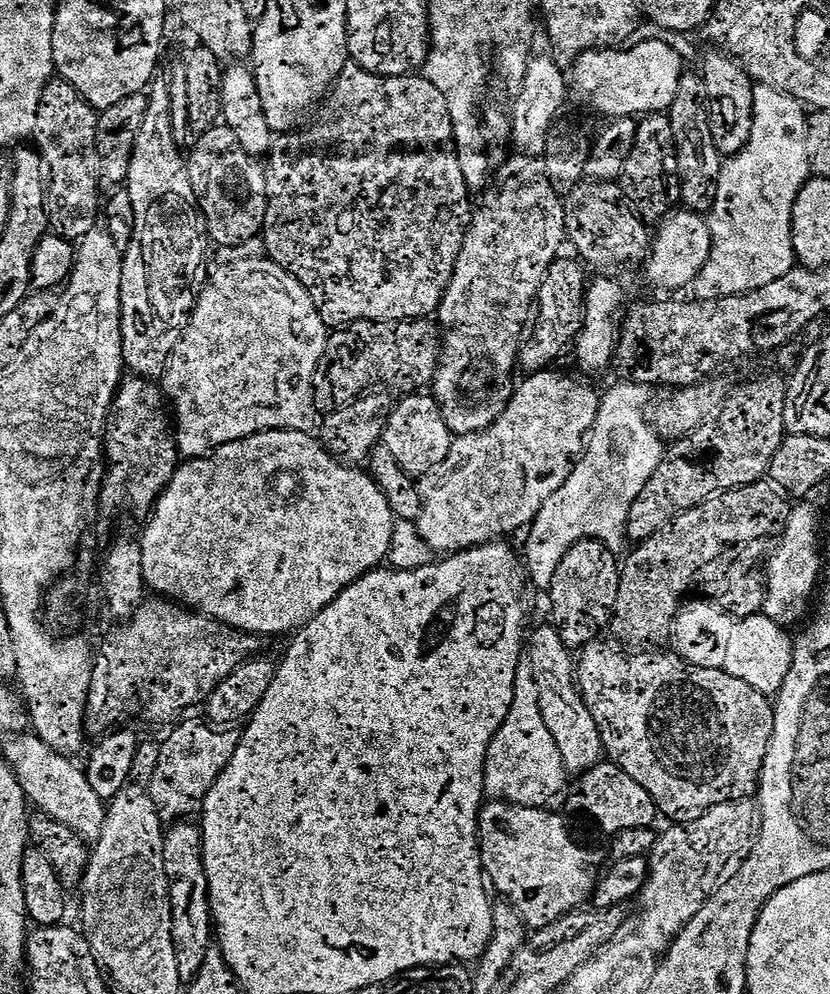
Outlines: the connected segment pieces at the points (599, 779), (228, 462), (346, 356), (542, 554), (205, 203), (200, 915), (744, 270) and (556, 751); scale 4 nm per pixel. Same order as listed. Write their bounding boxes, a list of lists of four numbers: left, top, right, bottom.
[[569,762,658,834],[139,430,394,638],[316,319,442,405],[522,383,666,590],[187,126,268,244],[164,822,214,978],[694,84,812,300],[484,658,568,808]]

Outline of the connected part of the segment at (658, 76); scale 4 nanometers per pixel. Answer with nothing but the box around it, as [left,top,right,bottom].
[570,40,686,118]

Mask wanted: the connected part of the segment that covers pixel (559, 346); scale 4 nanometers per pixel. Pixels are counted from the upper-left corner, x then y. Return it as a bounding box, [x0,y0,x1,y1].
[526,258,590,366]

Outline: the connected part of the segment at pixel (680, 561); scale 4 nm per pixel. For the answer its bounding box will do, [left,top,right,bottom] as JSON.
[614,478,793,646]

